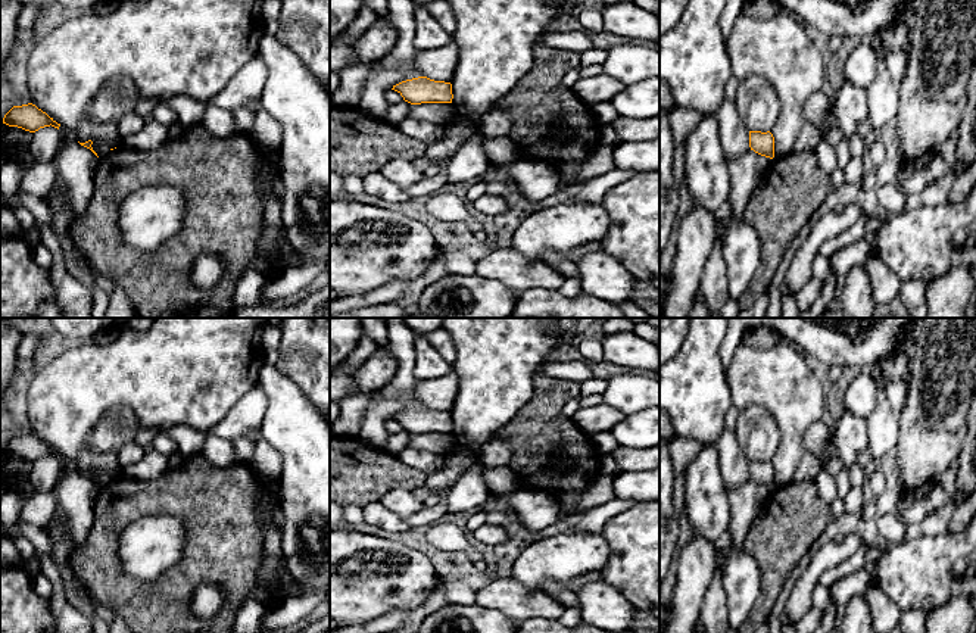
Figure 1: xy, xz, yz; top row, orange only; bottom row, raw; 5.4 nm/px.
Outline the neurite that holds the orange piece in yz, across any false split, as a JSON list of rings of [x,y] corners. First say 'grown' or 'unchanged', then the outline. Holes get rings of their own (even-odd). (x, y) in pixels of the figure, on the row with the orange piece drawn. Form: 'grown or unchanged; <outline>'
unchanged; [[[749,131],[749,147],[761,156],[774,158],[774,137],[770,131]]]

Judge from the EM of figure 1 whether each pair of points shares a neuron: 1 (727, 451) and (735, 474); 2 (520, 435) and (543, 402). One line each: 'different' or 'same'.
1: same
2: same

